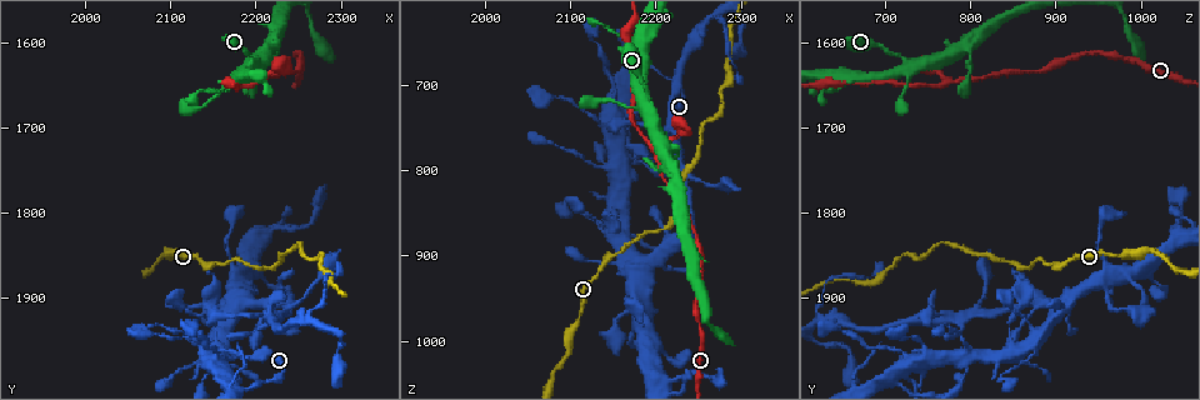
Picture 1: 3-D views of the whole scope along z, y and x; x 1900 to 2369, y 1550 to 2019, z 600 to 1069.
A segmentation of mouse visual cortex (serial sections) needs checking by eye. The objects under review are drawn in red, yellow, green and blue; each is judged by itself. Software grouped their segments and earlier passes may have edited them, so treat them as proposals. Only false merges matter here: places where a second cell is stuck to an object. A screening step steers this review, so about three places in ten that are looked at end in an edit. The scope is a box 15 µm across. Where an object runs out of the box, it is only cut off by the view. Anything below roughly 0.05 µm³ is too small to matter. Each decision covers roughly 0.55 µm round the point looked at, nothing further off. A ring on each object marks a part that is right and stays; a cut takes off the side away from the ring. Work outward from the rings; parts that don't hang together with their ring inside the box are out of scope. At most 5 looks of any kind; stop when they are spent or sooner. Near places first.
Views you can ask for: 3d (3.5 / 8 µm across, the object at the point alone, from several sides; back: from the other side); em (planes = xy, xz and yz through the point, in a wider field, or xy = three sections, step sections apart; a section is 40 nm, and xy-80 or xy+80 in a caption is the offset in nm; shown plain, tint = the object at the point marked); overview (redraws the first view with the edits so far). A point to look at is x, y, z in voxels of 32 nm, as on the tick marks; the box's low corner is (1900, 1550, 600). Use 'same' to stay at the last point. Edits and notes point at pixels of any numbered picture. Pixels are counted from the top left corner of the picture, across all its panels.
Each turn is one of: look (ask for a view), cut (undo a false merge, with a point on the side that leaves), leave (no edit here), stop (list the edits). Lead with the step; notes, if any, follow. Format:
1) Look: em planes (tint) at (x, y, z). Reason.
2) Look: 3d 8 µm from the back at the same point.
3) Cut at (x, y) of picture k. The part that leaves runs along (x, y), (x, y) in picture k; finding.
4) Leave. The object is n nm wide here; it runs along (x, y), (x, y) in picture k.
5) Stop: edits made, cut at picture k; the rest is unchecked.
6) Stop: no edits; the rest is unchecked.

Look: 3d 8 µm at (2150, 1970, 720). Small branch off a trunk.

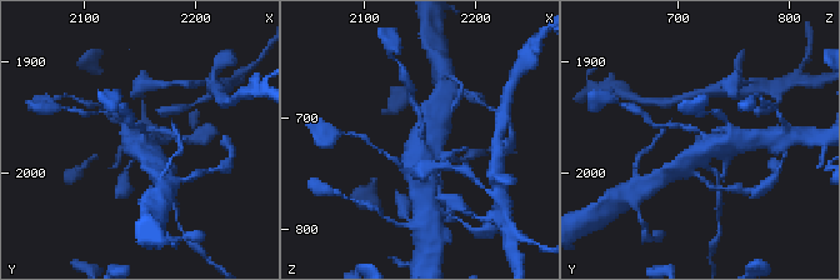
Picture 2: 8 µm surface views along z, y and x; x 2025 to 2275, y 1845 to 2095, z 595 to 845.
Look: 3d 3.5 µm at (2154, 1968, 724). Closer look.

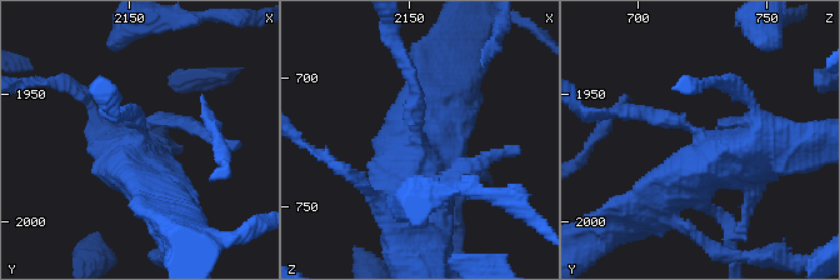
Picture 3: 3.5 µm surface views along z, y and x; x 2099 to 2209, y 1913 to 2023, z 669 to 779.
Look: em xy step 5 (tint) at (2152, 1966, 725).

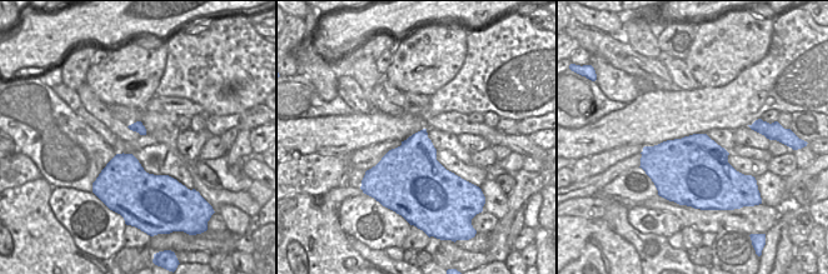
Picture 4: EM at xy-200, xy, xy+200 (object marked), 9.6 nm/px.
Leave. It runs along (681, 185), (720, 158), (819, 146) in picture 3; continuous, no second cell.

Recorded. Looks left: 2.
Look: 3d 3.5 µm at (2195, 1630, 730). Looks like a crossing.

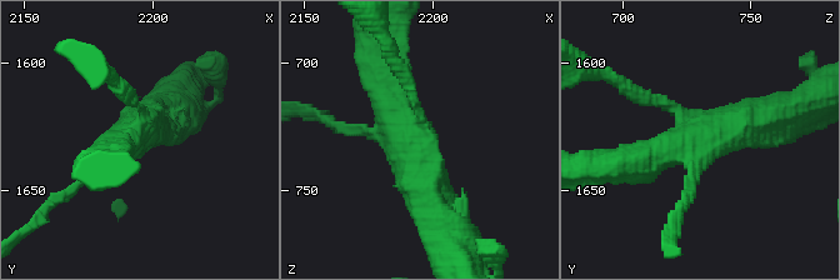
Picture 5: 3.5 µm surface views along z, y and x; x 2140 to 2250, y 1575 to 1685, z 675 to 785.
Look: em xy step 3 (tint) at (2194, 1627, 729). Shape alone is not enough.

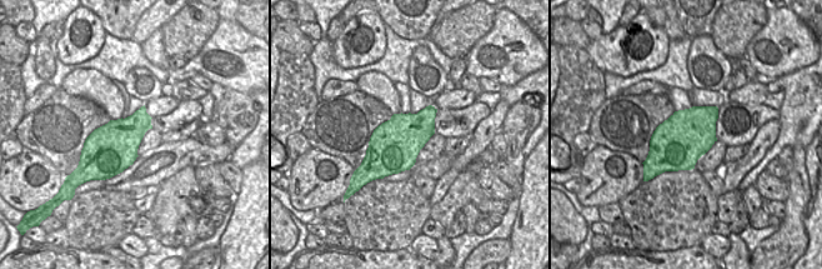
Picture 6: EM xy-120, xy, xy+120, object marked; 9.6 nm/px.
Leave. The arms are 150, 200, 450, 500 nm wide; it runs along (400, 74), (434, 211) in picture 5; one cell here.

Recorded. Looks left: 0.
Stop: no edits; the rest is unchecked.

